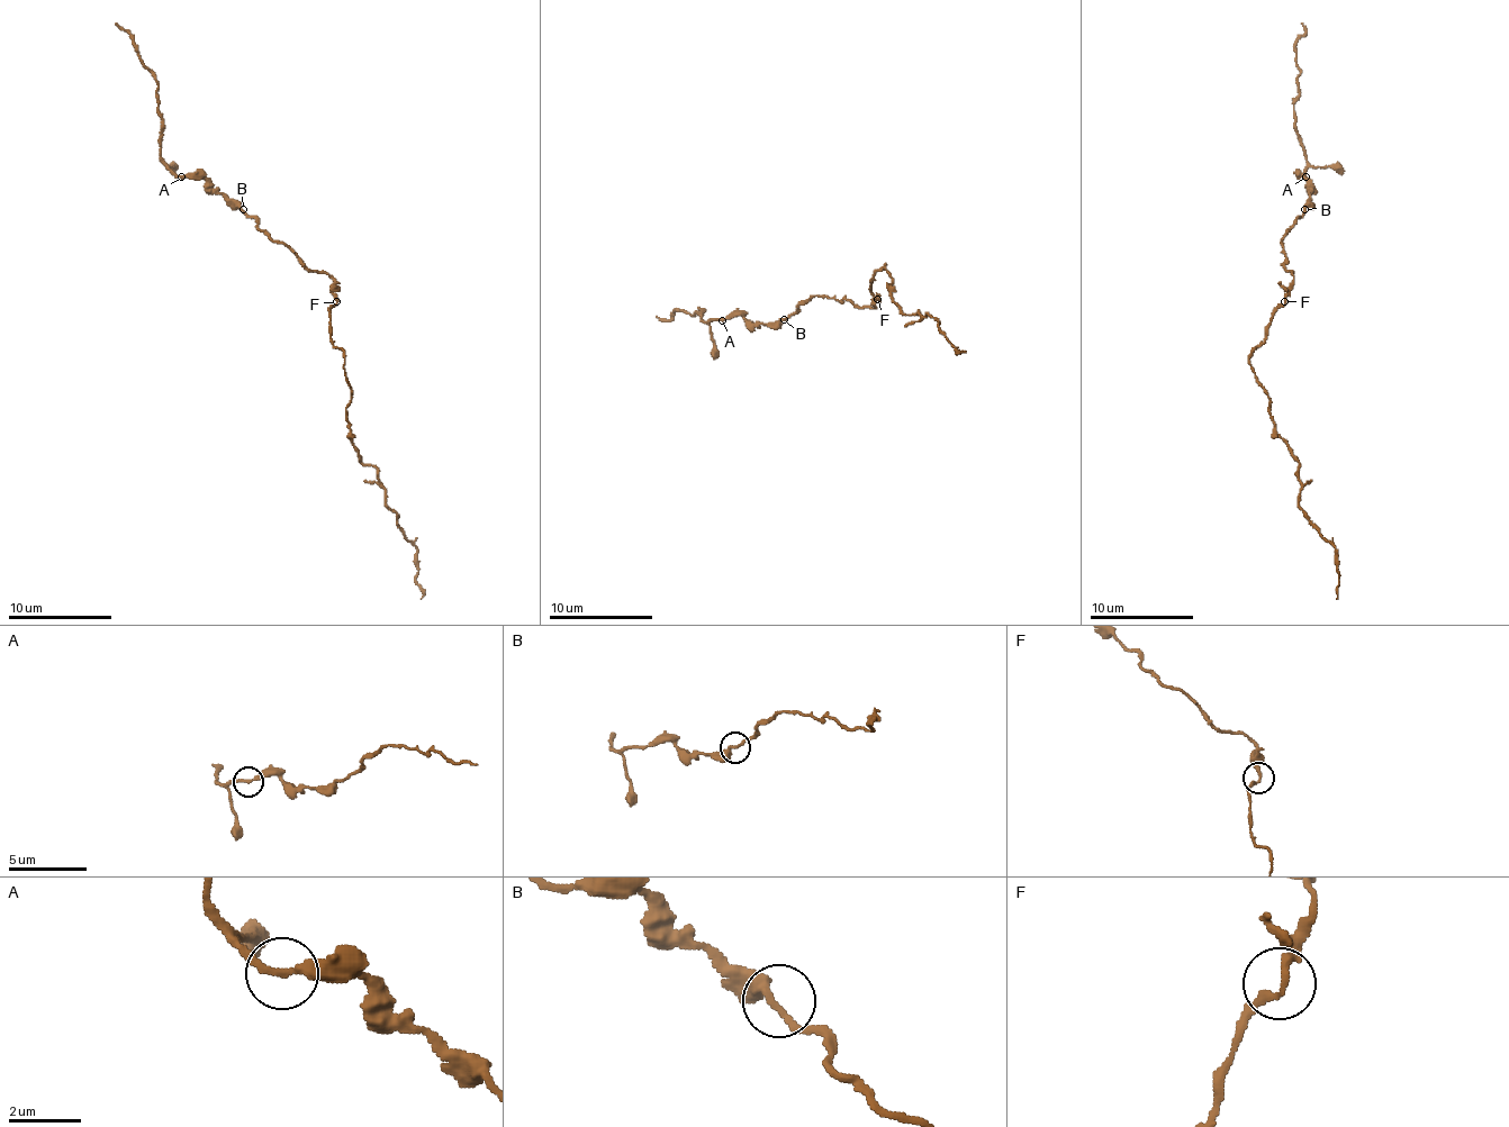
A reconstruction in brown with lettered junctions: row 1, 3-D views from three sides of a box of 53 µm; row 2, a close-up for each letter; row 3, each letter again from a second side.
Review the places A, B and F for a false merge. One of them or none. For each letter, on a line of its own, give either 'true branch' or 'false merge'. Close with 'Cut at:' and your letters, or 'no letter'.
A: true branch
B: true branch
F: true branch
Cut at: no letter

